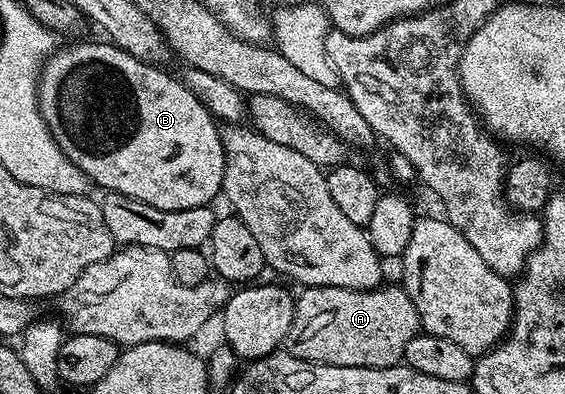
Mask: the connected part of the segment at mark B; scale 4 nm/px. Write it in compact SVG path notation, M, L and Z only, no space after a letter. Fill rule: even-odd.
M111 41L103 42L76 43L73 47L61 46L53 51L48 62L44 64L44 70L40 73L38 92L40 115L47 121L52 139L60 146L62 153L66 153L66 157L70 157L70 161L74 161L74 165L78 165L78 169L82 169L82 173L86 173L88 180L95 186L97 183L98 186L105 187L103 189L105 192L129 195L131 199L137 199L146 205L154 205L154 209L177 211L178 209L209 206L213 202L211 199L215 195L221 194L226 169L224 146L220 140L221 128L218 126L217 120L213 119L212 115L200 104L198 97L194 97L194 93L190 93L190 89L186 89L186 85L180 83L175 74L167 75L163 66L146 65L142 61L130 57L130 53L126 53L121 47L115 47Z

